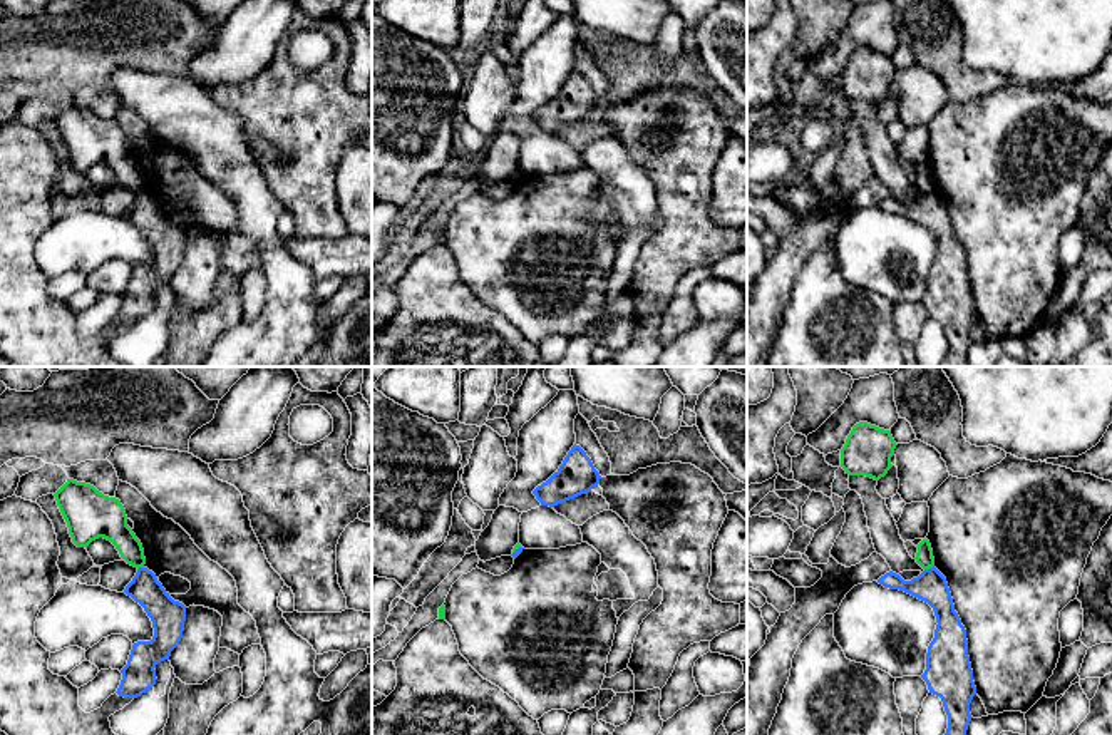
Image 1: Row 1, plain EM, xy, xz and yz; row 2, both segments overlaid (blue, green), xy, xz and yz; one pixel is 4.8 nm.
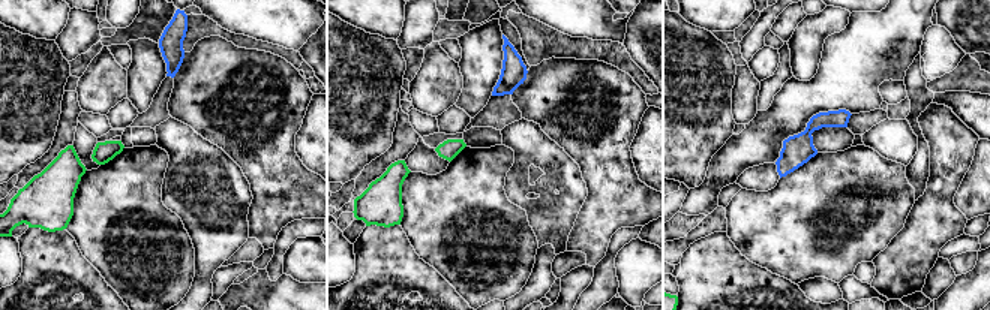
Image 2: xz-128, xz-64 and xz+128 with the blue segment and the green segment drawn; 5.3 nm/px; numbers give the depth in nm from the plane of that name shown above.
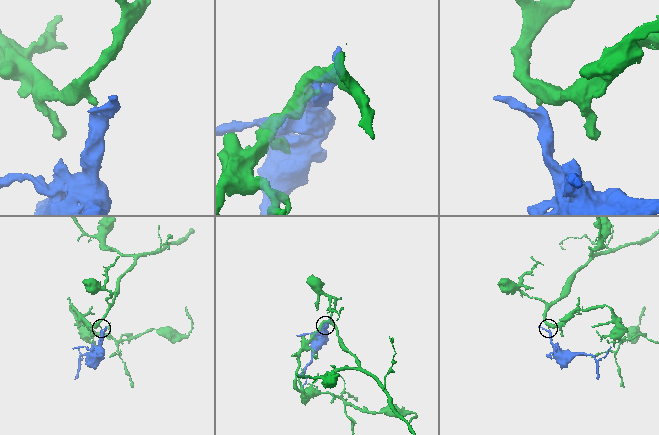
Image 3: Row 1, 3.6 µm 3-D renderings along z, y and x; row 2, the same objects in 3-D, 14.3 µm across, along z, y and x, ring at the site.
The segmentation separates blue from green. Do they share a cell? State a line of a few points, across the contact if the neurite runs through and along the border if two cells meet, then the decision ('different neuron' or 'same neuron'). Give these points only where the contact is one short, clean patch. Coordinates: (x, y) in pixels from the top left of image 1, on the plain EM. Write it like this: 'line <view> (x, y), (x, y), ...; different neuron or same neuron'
line yz (933, 190), (925, 195); different neuron

